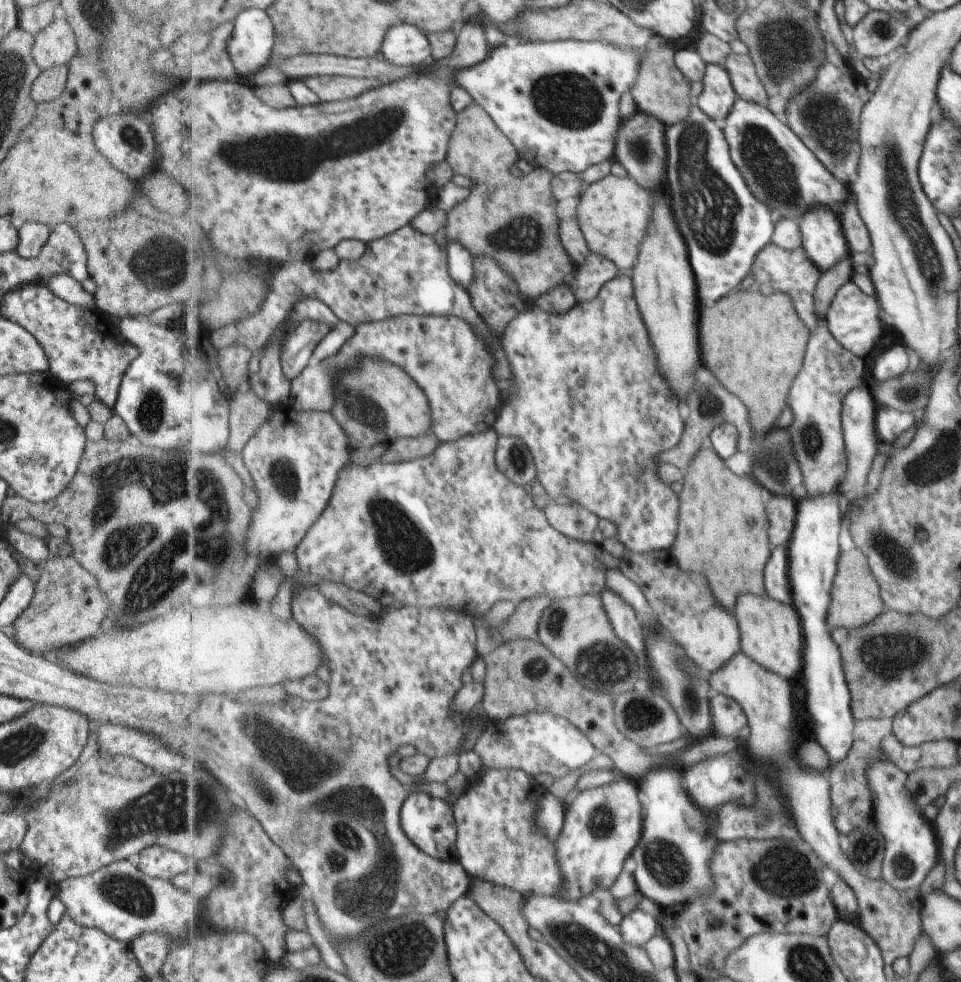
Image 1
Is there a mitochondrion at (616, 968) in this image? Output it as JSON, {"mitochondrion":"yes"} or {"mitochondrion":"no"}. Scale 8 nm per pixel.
{"mitochondrion":"yes"}

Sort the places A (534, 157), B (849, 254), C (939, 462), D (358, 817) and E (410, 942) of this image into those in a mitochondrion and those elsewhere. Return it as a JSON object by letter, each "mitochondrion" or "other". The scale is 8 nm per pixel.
{"A":"other","B":"other","C":"mitochondrion","D":"mitochondrion","E":"mitochondrion"}

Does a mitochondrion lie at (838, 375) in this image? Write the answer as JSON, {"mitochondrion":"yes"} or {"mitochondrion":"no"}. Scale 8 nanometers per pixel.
{"mitochondrion":"no"}

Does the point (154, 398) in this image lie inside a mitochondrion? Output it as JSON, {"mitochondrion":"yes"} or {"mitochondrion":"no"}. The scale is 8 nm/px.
{"mitochondrion":"yes"}

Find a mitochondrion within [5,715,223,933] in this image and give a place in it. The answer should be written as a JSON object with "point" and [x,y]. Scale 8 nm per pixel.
{"point":[128,893]}

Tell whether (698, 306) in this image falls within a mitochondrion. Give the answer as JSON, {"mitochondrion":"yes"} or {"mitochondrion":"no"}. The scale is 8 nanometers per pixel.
{"mitochondrion":"no"}

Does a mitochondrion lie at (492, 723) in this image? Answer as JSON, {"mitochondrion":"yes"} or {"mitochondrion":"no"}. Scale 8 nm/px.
{"mitochondrion":"no"}

